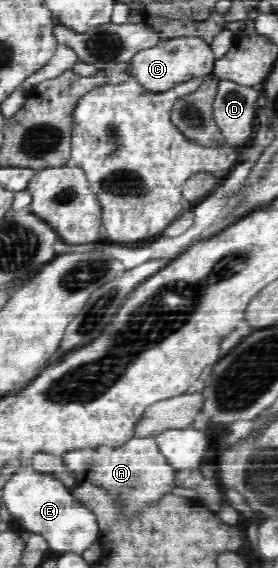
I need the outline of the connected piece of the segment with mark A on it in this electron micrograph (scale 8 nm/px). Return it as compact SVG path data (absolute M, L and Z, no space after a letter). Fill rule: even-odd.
M152 436L133 437L121 447L95 447L91 449L75 449L63 455L65 466L73 470L79 486L83 483L95 483L107 489L118 501L125 503L124 517L131 520L139 509L157 501L165 493L175 493L181 497L197 497L191 489L181 489L175 485L175 472L167 463L166 457L159 451L159 446ZM165 491L165 493L163 493Z

